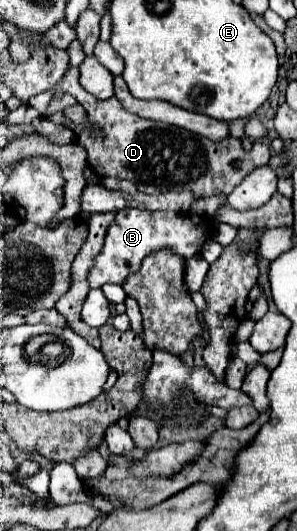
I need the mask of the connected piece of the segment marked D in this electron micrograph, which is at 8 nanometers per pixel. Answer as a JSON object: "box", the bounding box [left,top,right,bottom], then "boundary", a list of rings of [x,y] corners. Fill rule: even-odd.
{"box":[29,67,271,199],"boundary":[[[69,67],[67,73],[59,83],[49,91],[45,91],[33,97],[29,101],[31,107],[39,109],[42,114],[46,111],[53,91],[63,91],[73,95],[79,105],[89,115],[87,125],[75,125],[64,118],[63,112],[53,112],[44,117],[55,125],[68,127],[75,133],[75,140],[79,145],[87,149],[87,161],[89,165],[101,175],[101,177],[117,177],[117,179],[129,179],[137,185],[141,193],[167,193],[167,191],[191,191],[197,199],[205,199],[211,195],[229,195],[251,169],[257,169],[265,165],[271,157],[269,145],[255,141],[251,151],[243,151],[241,141],[235,137],[225,137],[221,141],[211,141],[207,137],[189,133],[181,127],[173,127],[161,121],[151,121],[143,117],[135,117],[133,113],[127,113],[117,97],[109,99],[97,99],[91,93],[87,93],[79,83],[80,71],[78,67]],[[94,125],[99,125],[105,133],[103,139],[91,139],[91,135],[81,133],[82,130],[92,130]]]}

